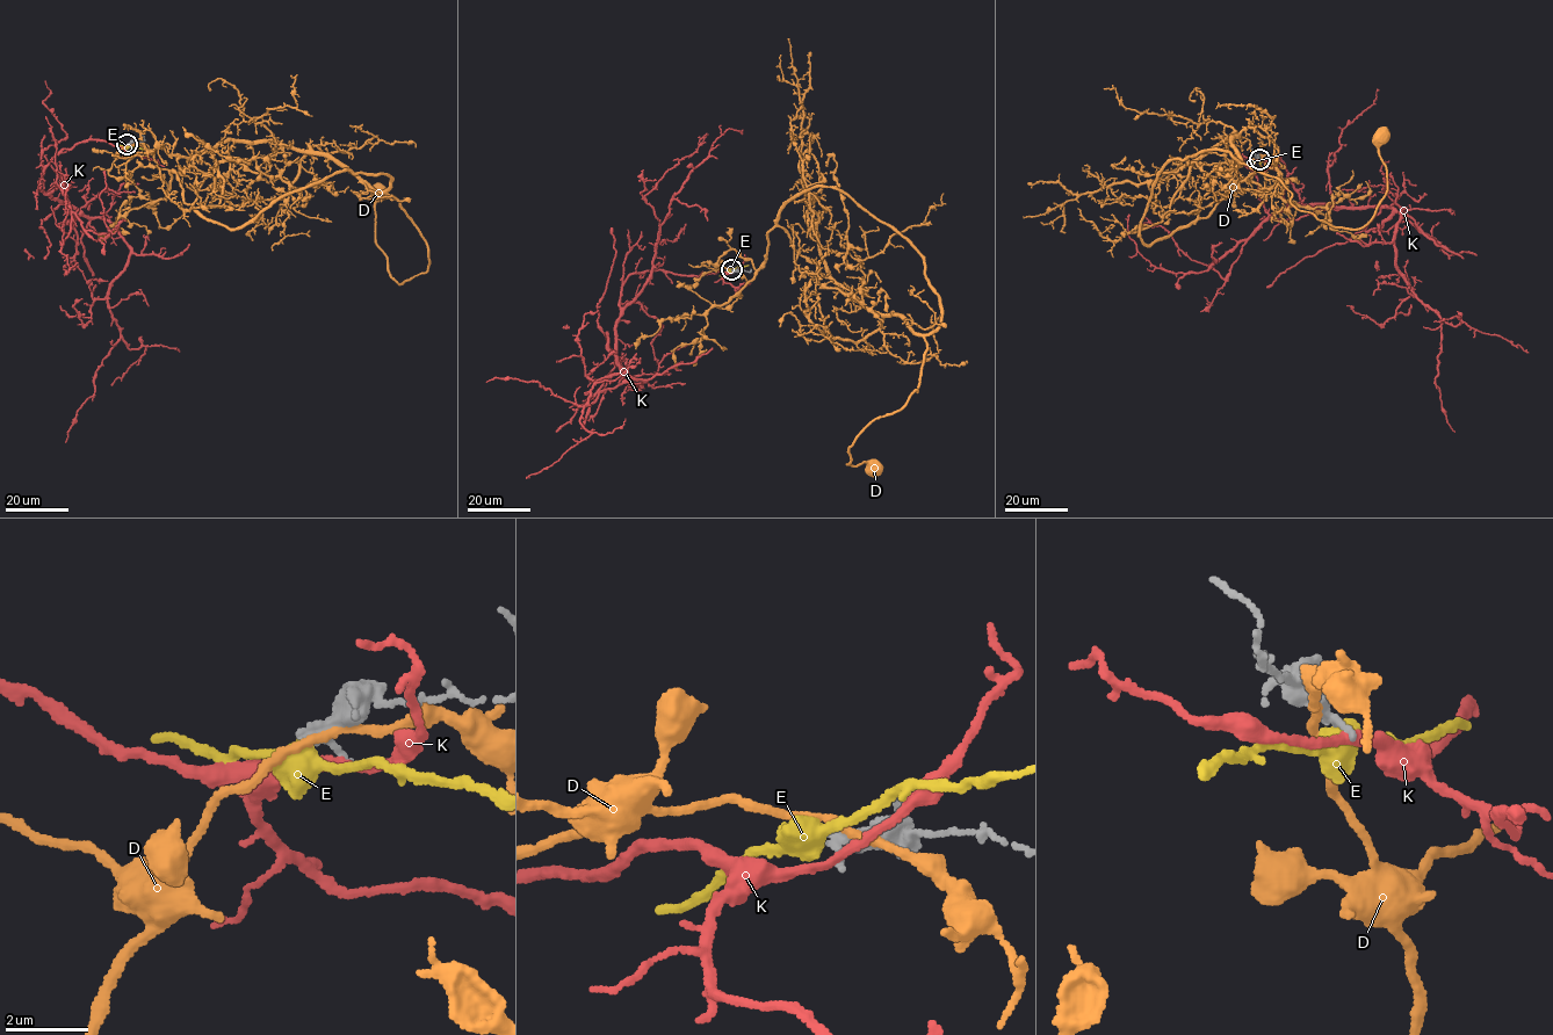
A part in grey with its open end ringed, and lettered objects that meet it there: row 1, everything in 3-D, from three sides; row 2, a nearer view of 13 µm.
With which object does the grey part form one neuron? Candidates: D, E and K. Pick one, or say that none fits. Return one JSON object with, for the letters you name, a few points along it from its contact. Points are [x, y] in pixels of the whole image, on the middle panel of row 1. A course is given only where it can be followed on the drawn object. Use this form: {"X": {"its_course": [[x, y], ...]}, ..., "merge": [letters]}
{"merge": []}

